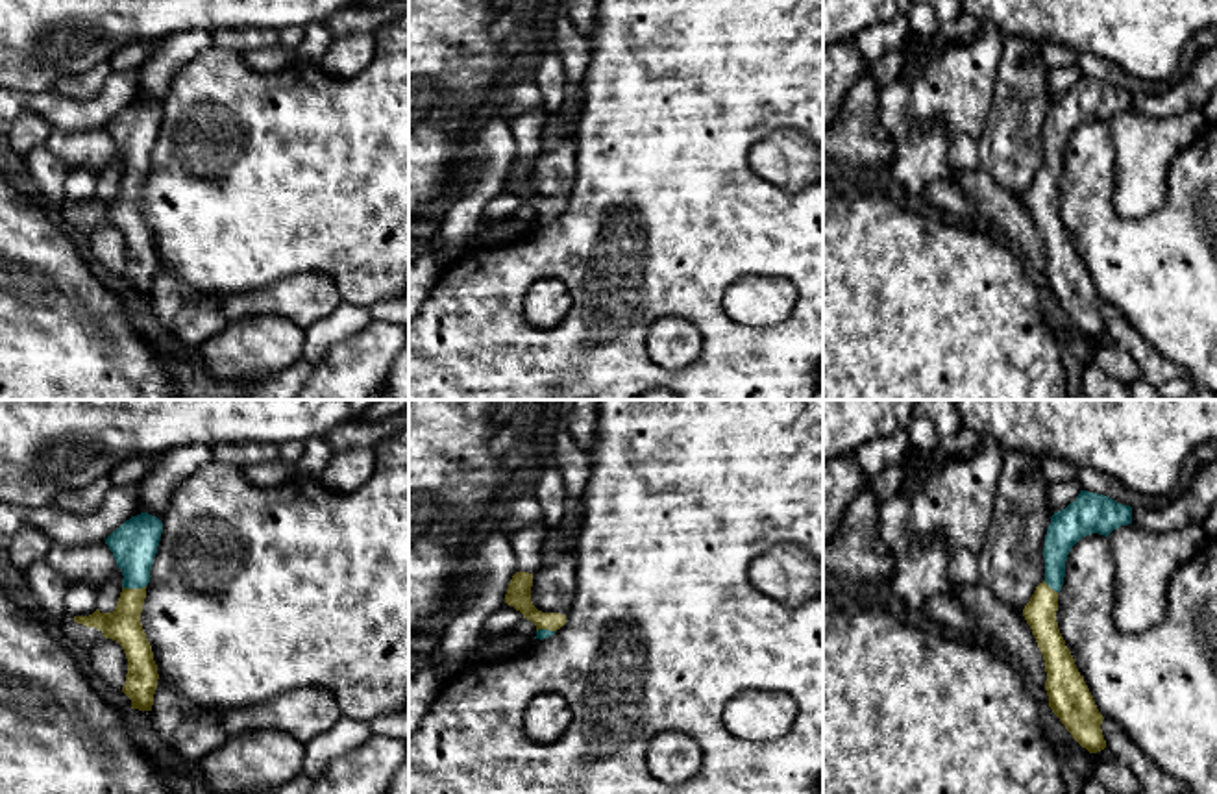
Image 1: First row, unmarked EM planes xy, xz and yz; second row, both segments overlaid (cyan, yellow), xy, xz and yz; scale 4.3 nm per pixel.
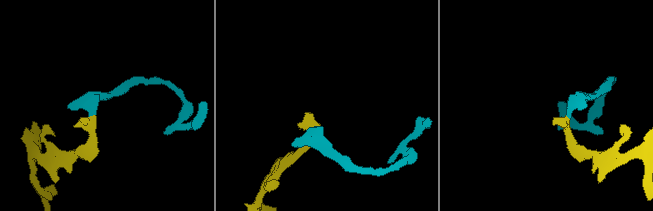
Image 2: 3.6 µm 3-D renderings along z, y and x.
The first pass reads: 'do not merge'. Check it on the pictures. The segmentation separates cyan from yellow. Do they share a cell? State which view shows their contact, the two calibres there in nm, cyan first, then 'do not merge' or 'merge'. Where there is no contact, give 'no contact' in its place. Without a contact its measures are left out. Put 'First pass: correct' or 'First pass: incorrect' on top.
First pass: incorrect
meets cyan in xy; 200 nm thick on the cyan side, 150 nm on the other; merge

